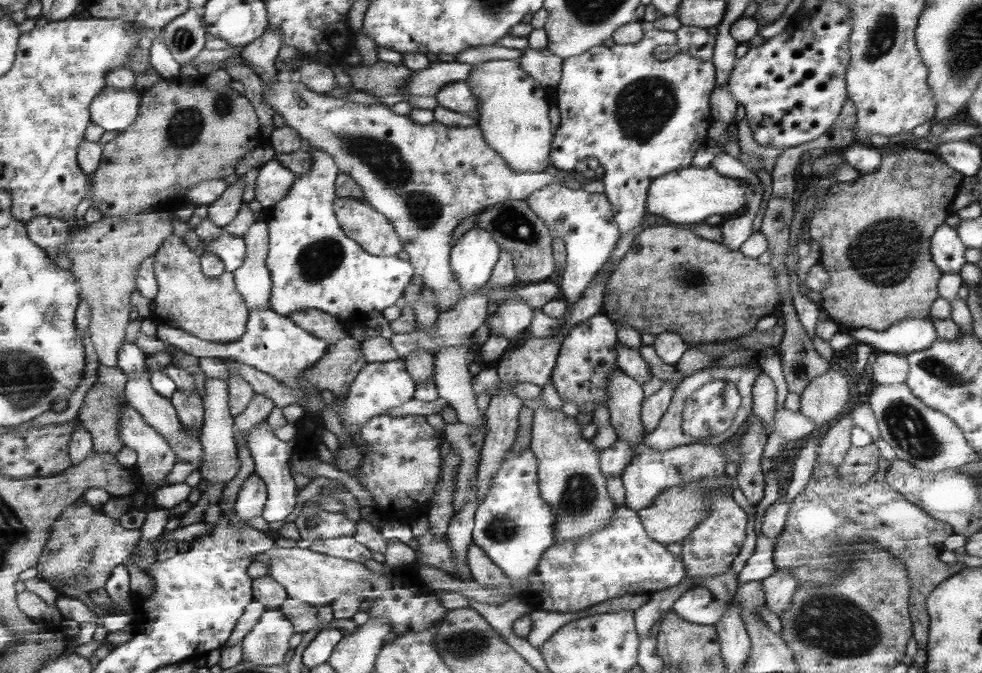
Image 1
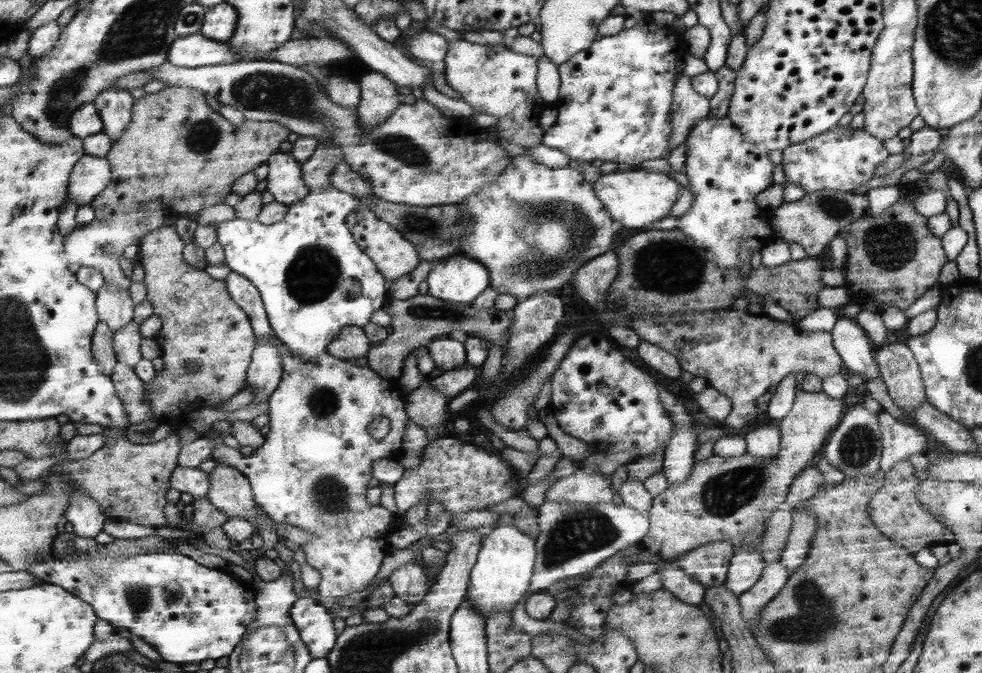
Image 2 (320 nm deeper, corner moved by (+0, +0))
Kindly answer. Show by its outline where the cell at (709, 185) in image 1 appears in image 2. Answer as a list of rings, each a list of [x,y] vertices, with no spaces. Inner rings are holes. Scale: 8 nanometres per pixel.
[[[631,169],[624,172],[614,170],[600,175],[595,180],[593,190],[598,196],[599,202],[602,202],[603,207],[606,208],[607,215],[617,227],[643,229],[667,217],[669,208],[673,206],[677,194],[679,194],[679,184],[667,177],[665,172],[643,169]]]

